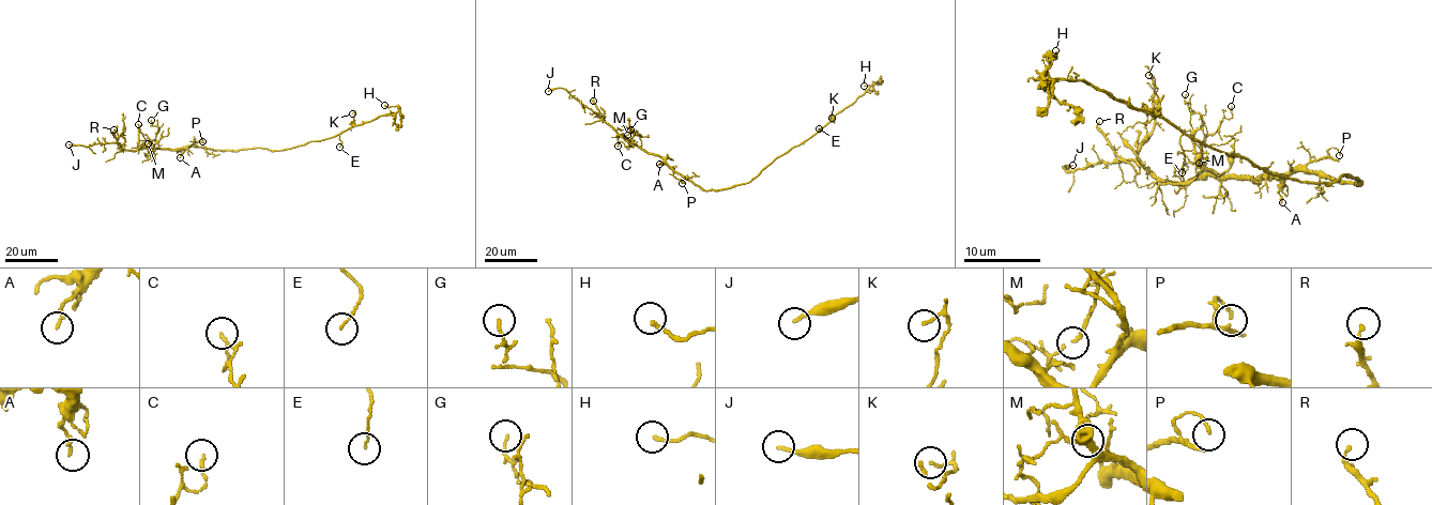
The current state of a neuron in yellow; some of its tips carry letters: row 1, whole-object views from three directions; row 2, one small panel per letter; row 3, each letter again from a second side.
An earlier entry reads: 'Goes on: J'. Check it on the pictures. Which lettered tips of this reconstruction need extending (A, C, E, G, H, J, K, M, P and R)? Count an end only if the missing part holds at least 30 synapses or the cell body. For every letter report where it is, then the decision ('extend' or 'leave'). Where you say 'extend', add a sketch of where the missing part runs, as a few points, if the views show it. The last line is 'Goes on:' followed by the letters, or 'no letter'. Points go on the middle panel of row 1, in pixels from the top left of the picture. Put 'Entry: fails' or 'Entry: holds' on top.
Entry: holds
A: at (659, 164); leave
C: at (618, 146); leave
E: at (819, 128); leave
G: at (630, 129); leave
H: at (864, 86); leave
J: at (548, 91); extend; missing branch runs (548, 91), (520, 123), (508, 126)
K: at (832, 118); leave
M: at (627, 135); leave
P: at (682, 183); leave
R: at (593, 101); leave
Goes on: J

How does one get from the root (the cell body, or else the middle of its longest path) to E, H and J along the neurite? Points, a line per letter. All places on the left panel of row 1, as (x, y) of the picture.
E: (246, 149), (283, 150), (338, 134), (339, 147)
H: (246, 149), (283, 150), (323, 140), (398, 110), (396, 106), (384, 105)
J: (246, 149), (213, 150), (189, 146), (124, 150), (116, 142), (69, 144)

